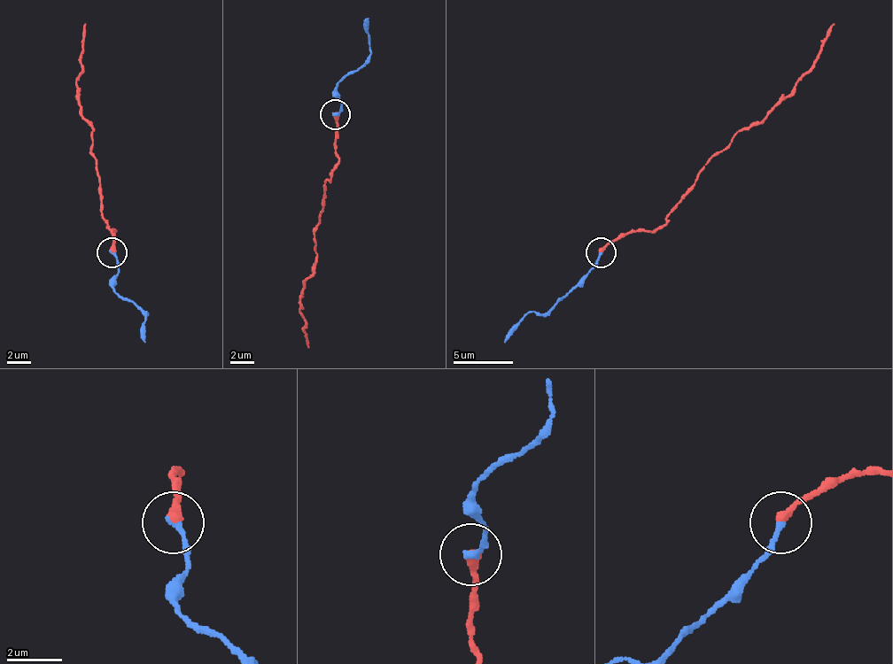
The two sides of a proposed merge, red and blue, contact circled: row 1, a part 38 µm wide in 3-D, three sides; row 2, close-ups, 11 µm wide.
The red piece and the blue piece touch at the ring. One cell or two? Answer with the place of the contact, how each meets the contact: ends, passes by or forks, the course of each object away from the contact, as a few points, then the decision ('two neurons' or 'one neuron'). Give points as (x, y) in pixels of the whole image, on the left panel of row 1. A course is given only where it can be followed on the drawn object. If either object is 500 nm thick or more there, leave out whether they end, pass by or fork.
(112, 252) | red ends | blue ends | red via (112, 253), (112, 229), (101, 214), (92, 125), (77, 97), (86, 23) | blue via (112, 253), (119, 268), (112, 289), (145, 313), (145, 343) | two neurons

